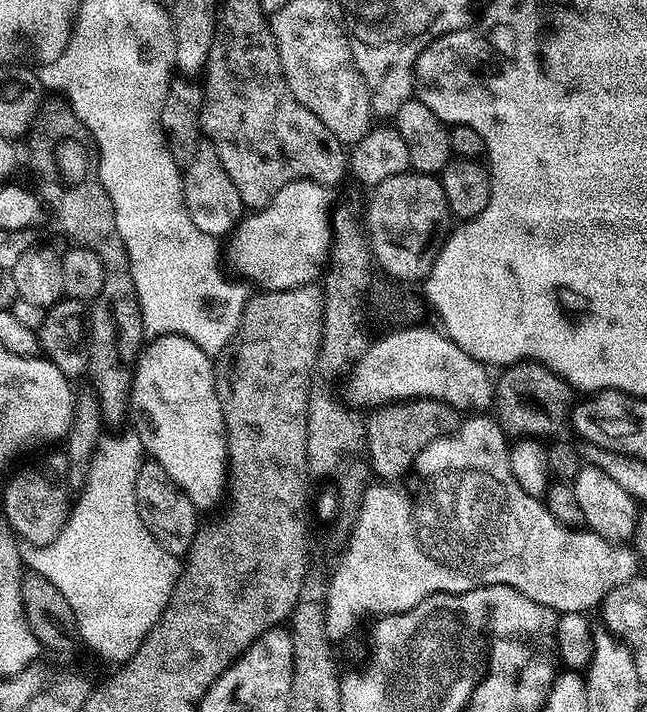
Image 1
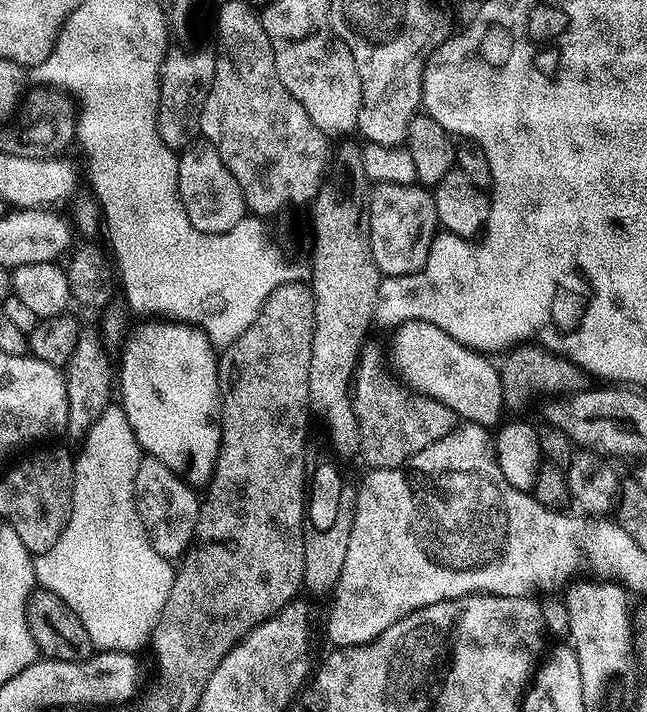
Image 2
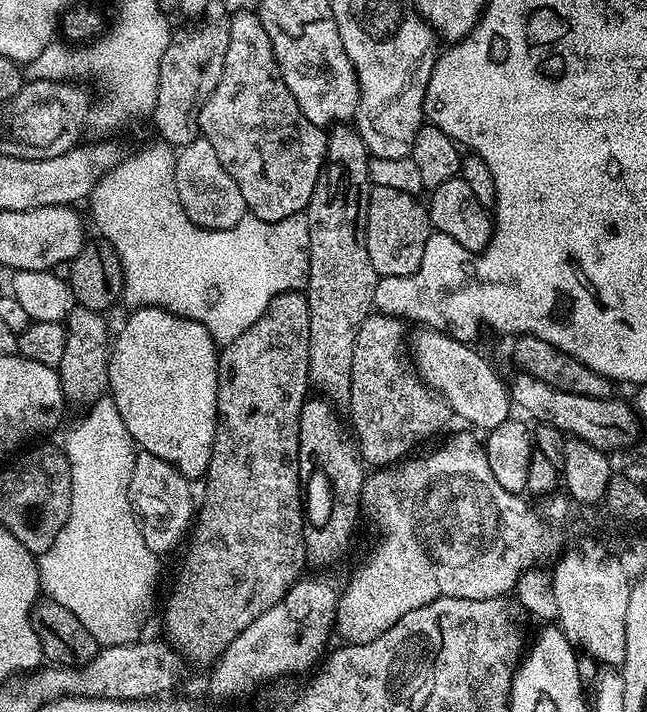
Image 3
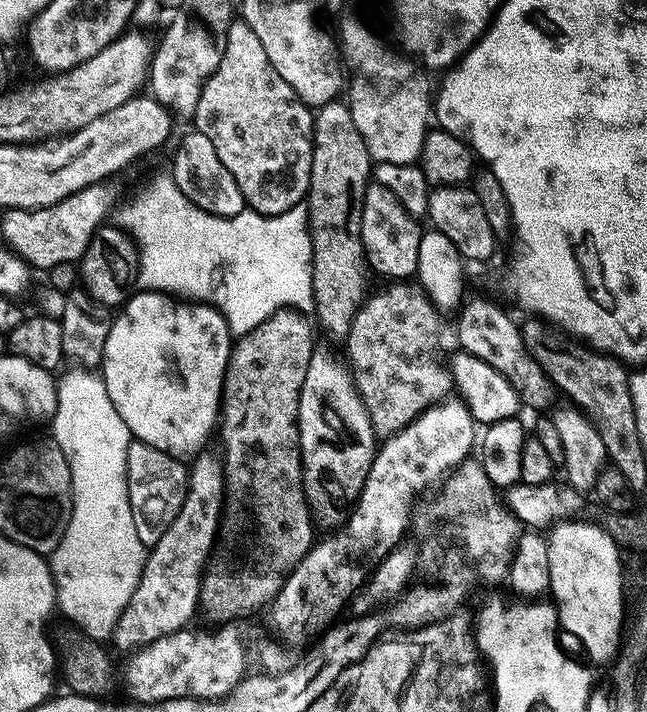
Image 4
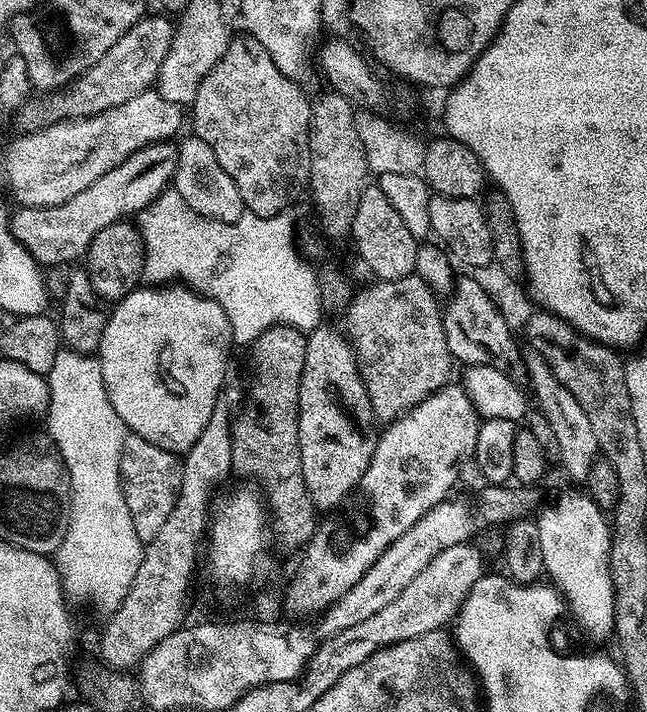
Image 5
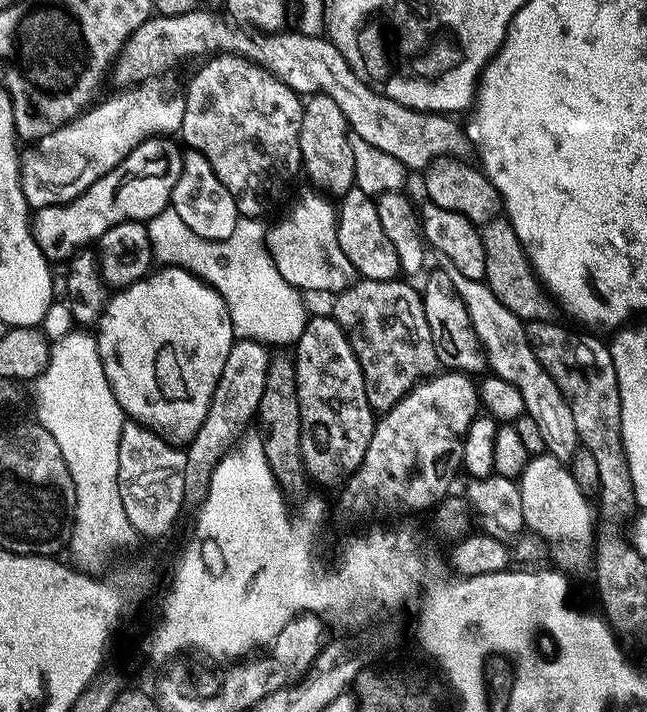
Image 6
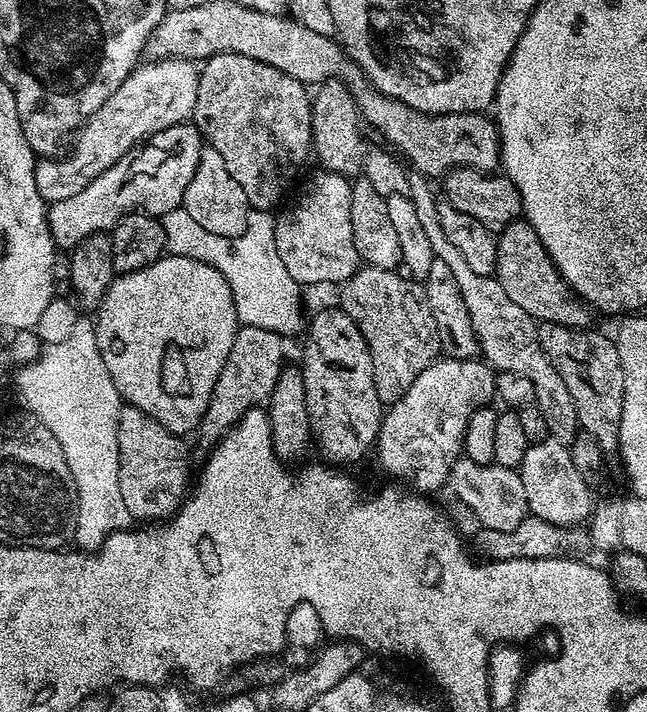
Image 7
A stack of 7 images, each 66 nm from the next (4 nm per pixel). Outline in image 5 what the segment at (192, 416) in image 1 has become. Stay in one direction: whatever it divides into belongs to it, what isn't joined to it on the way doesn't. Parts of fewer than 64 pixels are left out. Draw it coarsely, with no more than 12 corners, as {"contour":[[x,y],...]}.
{"contour":[[187,286],[115,301],[98,363],[133,436],[185,454],[232,327]]}

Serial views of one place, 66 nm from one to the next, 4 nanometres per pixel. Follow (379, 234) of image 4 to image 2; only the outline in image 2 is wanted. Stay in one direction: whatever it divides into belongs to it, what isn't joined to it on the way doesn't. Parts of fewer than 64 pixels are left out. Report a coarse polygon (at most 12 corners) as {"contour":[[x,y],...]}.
{"contour":[[372,184],[370,250],[384,276],[424,269],[435,195]]}

